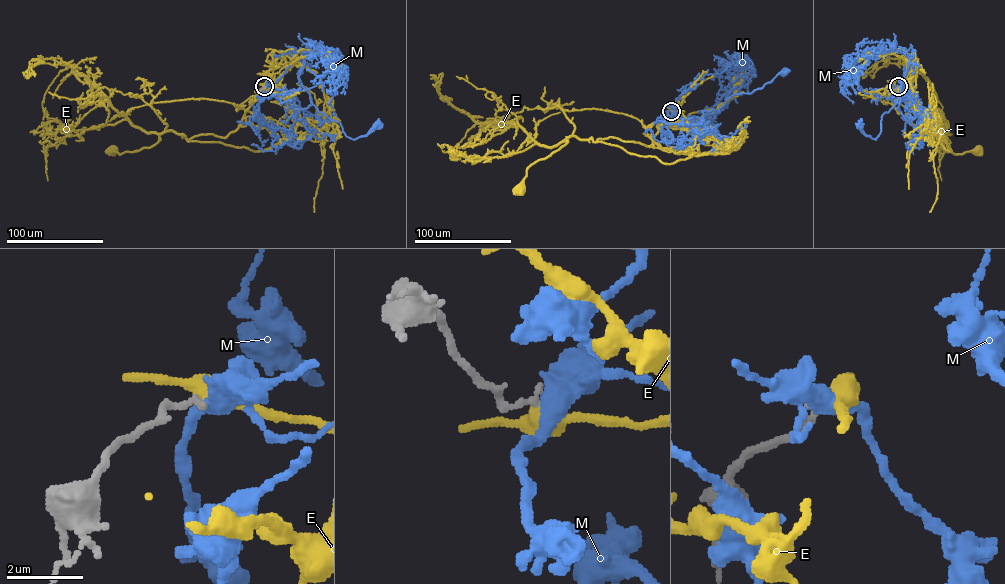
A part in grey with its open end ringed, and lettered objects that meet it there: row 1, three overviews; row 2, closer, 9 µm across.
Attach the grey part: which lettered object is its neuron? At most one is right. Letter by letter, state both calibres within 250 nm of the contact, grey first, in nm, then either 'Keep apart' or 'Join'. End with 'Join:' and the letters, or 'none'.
E: Thickness 200 nm (grey) against 480 nm. Keep apart
M: Thickness 190 nm (grey) against 460 nm. Keep apart
Join: none

